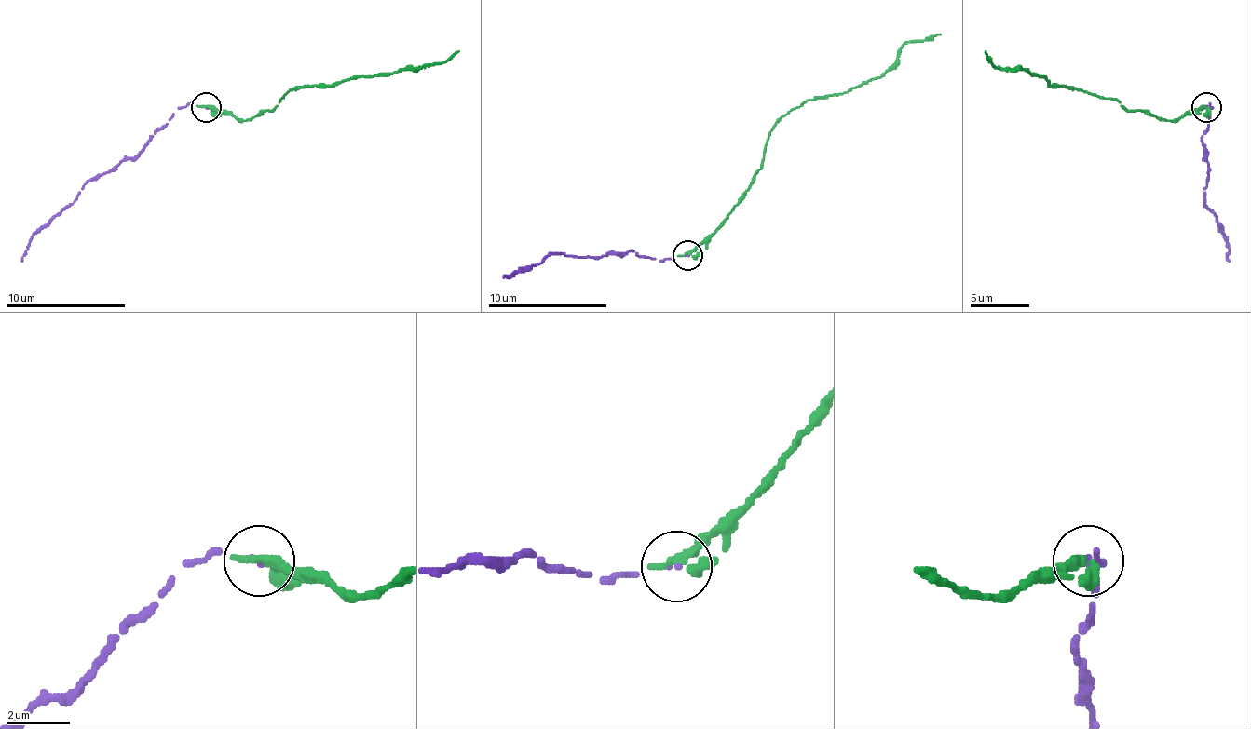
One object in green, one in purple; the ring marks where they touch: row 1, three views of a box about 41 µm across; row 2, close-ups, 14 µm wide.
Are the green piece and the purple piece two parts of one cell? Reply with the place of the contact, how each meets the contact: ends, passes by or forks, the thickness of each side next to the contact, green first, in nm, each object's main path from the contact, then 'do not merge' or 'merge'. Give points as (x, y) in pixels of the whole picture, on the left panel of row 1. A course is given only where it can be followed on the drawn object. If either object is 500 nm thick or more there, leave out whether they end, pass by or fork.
(206, 107) | green passes by | purple ends | 320/100 nm | green via (207, 106), (251, 121), (284, 94), (448, 61), (459, 49) | purple via (207, 106), (180, 106), (139, 154), (88, 181), (70, 204), (32, 236), (22, 261) | merge

